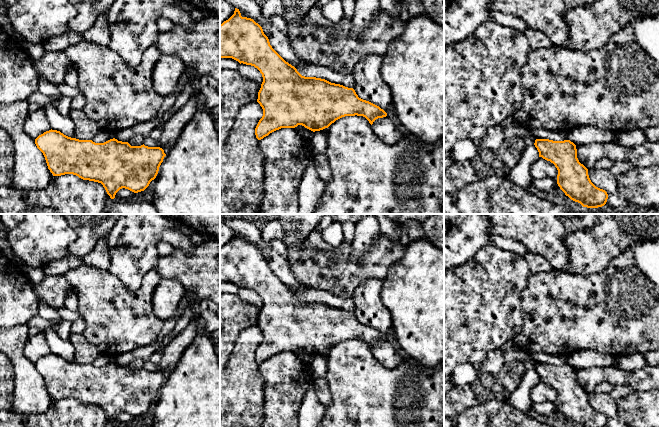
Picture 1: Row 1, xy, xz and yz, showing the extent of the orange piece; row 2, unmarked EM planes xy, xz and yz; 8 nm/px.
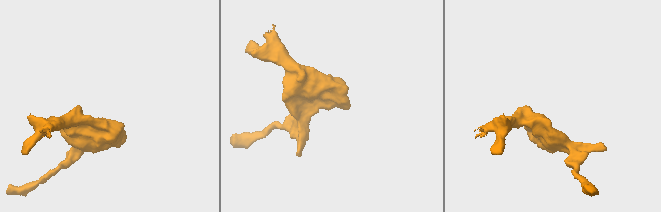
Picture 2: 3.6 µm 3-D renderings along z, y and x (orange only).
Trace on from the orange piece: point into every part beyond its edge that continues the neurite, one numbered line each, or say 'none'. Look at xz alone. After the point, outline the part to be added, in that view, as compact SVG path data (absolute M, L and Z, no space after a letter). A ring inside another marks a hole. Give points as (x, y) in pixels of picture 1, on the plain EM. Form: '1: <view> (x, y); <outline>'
none

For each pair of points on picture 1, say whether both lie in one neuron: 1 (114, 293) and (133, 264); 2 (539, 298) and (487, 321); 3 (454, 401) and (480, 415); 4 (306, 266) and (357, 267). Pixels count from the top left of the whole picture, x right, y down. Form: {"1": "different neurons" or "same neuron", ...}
{"1": "different neurons", "2": "different neurons", "3": "different neurons", "4": "same neuron"}

